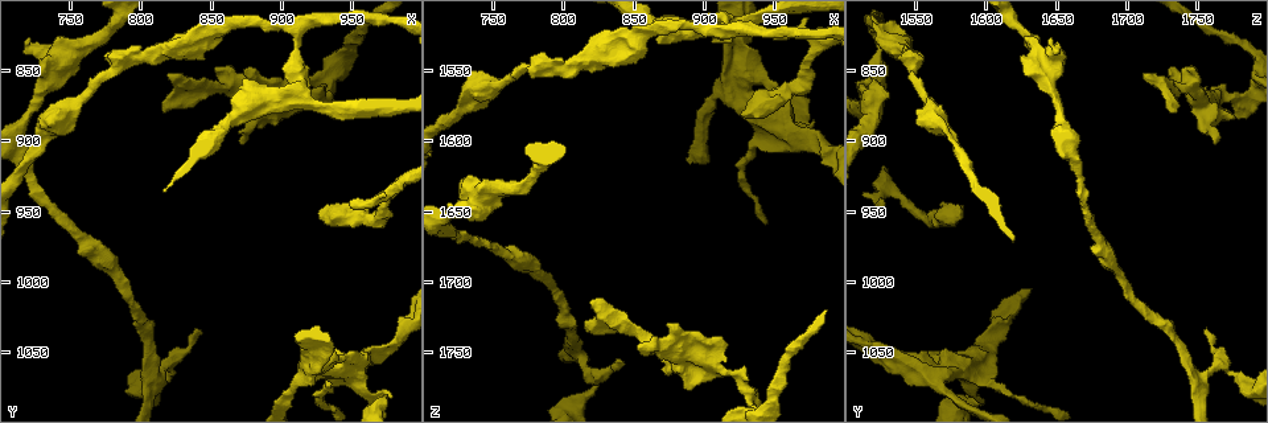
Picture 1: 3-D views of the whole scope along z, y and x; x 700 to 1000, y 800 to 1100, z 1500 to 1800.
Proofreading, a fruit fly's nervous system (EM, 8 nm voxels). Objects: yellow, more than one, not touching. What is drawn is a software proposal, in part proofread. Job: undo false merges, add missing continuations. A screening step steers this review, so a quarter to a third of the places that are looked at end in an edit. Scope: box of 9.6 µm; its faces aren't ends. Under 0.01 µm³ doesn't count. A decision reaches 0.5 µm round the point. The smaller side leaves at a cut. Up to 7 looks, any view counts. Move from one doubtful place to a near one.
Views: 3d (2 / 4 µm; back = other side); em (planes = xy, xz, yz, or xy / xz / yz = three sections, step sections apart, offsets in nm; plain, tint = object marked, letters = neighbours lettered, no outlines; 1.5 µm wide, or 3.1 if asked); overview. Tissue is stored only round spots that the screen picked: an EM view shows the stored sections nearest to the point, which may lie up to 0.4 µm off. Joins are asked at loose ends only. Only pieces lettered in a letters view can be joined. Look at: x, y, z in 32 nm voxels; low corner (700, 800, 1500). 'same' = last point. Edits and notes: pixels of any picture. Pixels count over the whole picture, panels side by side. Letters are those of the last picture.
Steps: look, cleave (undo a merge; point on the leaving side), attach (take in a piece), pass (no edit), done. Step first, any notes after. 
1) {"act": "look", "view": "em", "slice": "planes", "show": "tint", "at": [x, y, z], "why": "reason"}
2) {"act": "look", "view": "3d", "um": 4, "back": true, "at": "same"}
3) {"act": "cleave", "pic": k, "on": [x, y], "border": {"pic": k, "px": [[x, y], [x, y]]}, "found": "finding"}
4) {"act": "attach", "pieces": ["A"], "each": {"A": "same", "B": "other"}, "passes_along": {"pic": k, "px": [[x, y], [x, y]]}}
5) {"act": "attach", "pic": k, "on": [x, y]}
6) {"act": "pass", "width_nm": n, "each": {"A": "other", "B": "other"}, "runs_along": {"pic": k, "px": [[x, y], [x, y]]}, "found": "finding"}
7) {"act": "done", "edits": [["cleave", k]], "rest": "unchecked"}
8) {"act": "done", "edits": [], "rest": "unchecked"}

{"act": "look", "view": "3d", "um": 2, "at": [948, 946, 1528], "why": "an open end"}

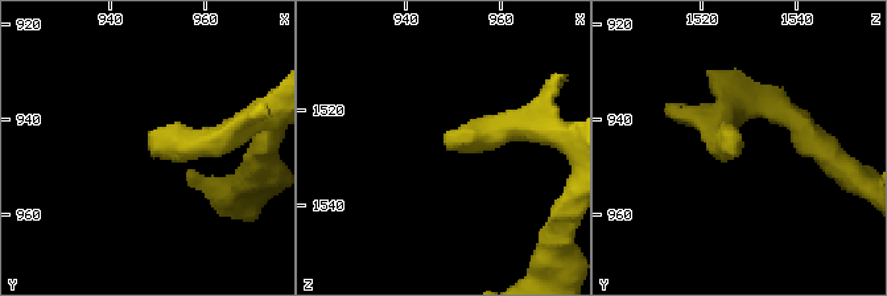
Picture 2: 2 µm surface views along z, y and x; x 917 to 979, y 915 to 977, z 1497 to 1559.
{"act": "look", "view": "em", "slice": "planes", "show": "letters", "at": [949, 946, 1527]}

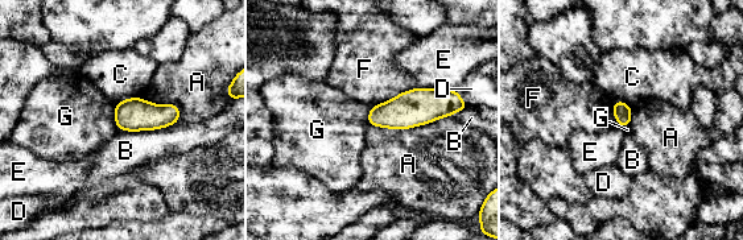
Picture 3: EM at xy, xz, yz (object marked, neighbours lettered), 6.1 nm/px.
{"act": "pass", "longest_contact_nm": ["A", 480], "each": {"A": "other", "B": "other", "C": "other", "D": "other", "E": "other", "F": "other", "G": "other"}, "found": "none of them fits"}

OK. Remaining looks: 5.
{"act": "look", "view": "3d", "um": 2, "at": [938, 882, 1780], "why": "branch stops here"}

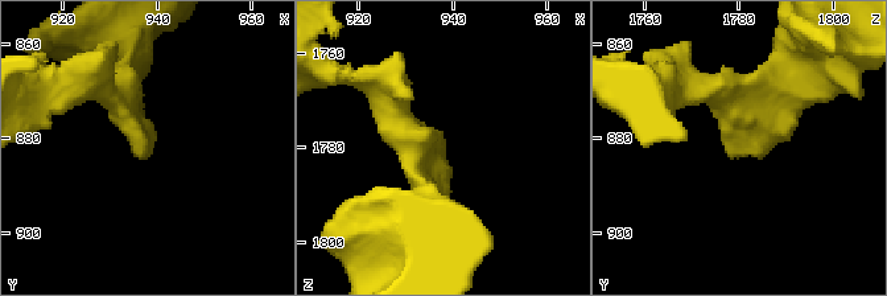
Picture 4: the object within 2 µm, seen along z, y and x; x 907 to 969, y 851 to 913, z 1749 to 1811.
{"act": "look", "view": "em", "slice": "planes", "show": "plain", "at": [937, 883, 1778], "why": "now the EM"}

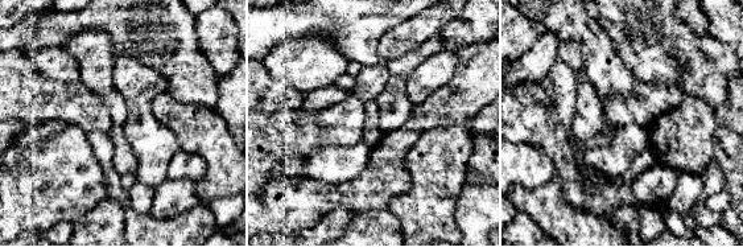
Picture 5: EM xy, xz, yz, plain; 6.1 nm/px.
{"act": "look", "view": "em", "slice": "planes", "show": "letters", "at": "same", "why": "see the neighbours"}

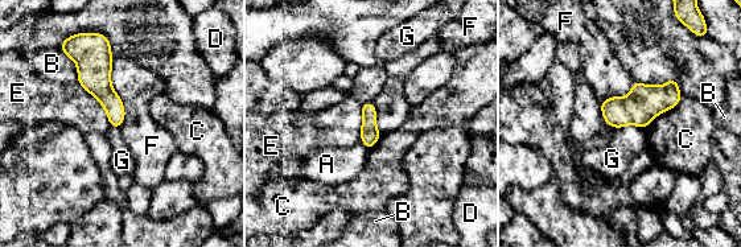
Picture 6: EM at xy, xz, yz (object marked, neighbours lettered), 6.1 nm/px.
{"act": "pass", "each": {"A": "other", "B": "other", "C": "other", "D": "other", "E": "other", "F": "other", "G": "other"}, "border": {"pic": 6, "px": [[111, 58], [120, 127]]}, "found": "none of them fits"}

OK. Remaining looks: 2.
{"act": "look", "view": "em", "slice": "xz", "step": 4, "show": "letters", "at": [850, 850, 1746], "why": "stops while still wide"}

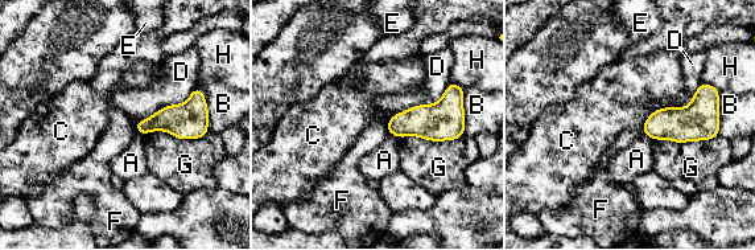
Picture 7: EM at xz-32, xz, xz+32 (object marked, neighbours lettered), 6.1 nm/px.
{"act": "look", "view": "em", "slice": "planes", "show": "letters", "at": "same"}

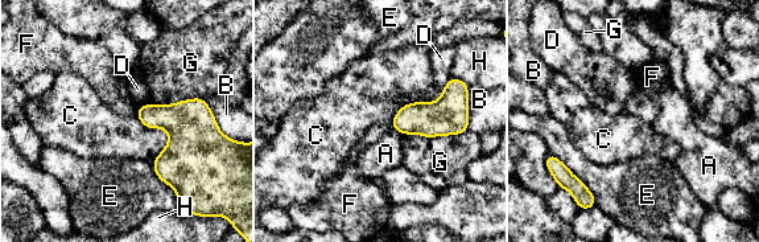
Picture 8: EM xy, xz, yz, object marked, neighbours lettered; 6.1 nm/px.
{"act": "pass", "each": {"A": "other", "B": "other", "C": "other", "D": "other", "E": "other", "F": "other", "G": "other", "H": "other"}, "found": "no lettered piece goes on from it"}

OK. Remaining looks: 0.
{"act": "done", "edits": [], "rest": "unchecked"}

